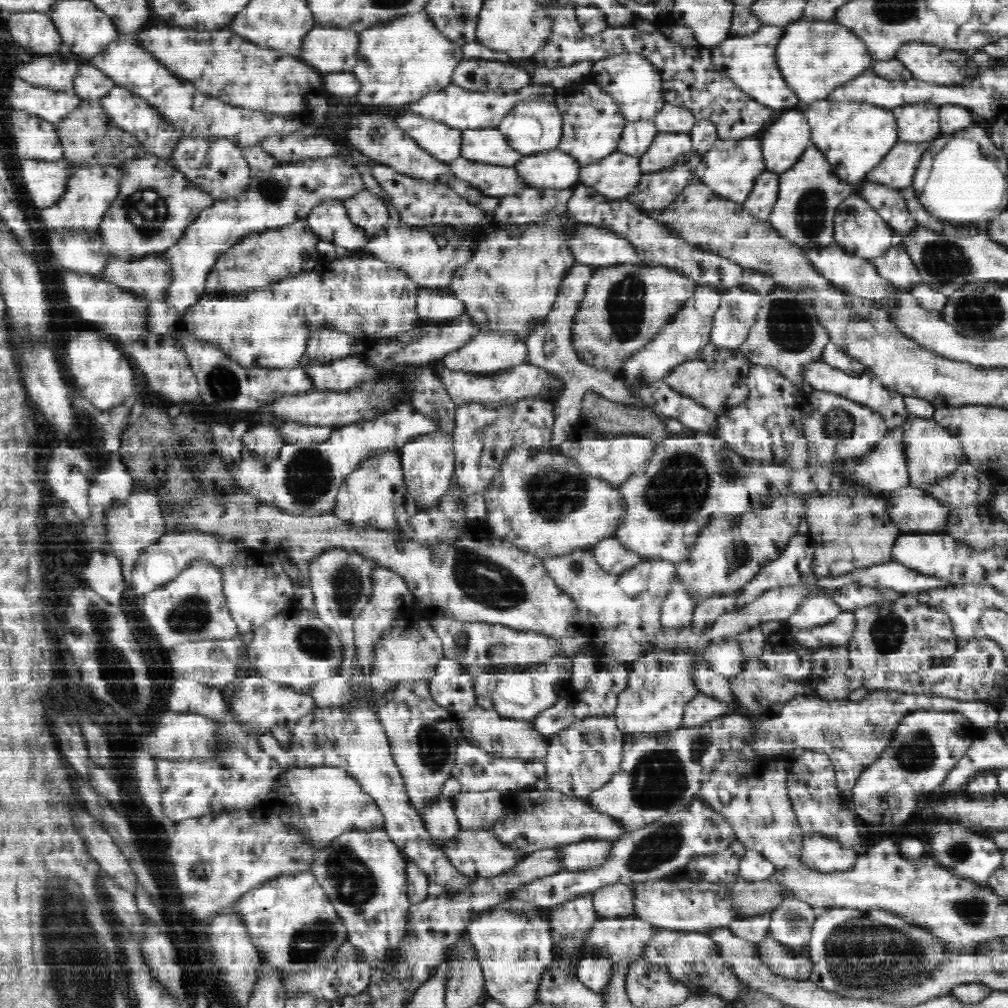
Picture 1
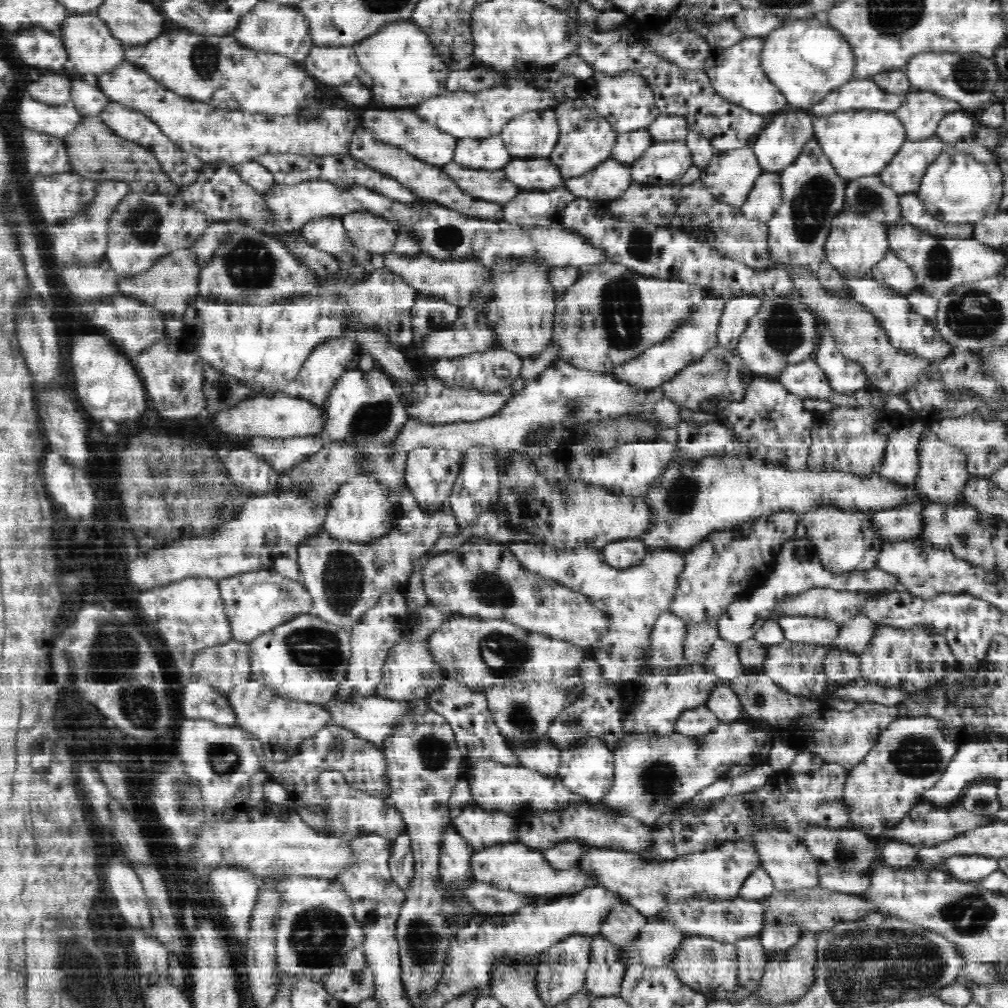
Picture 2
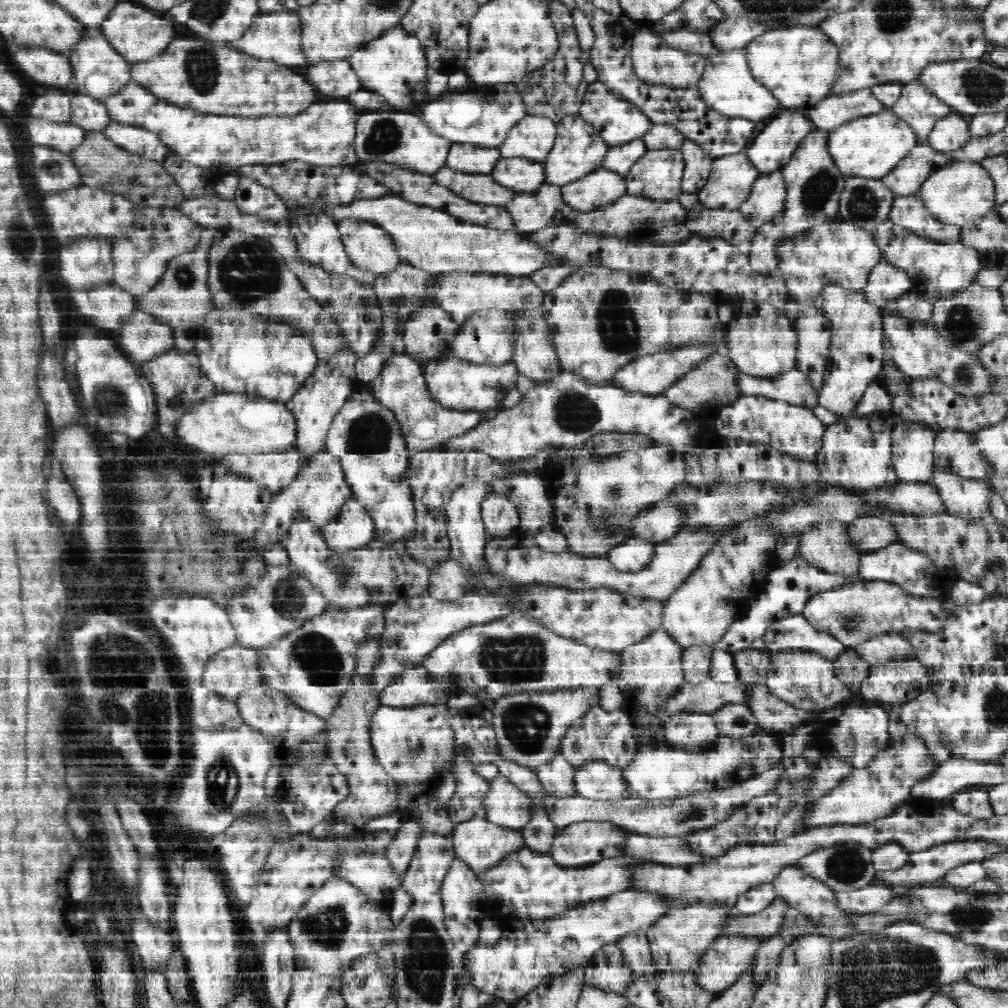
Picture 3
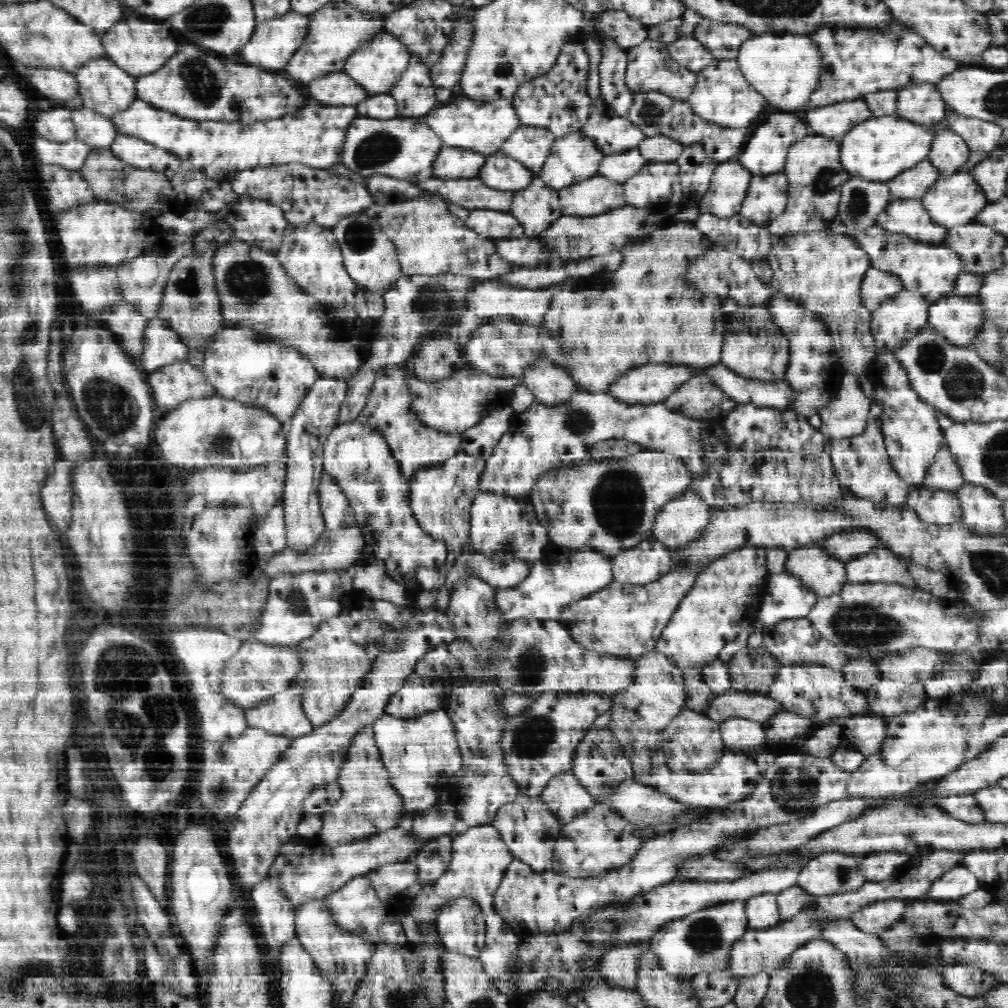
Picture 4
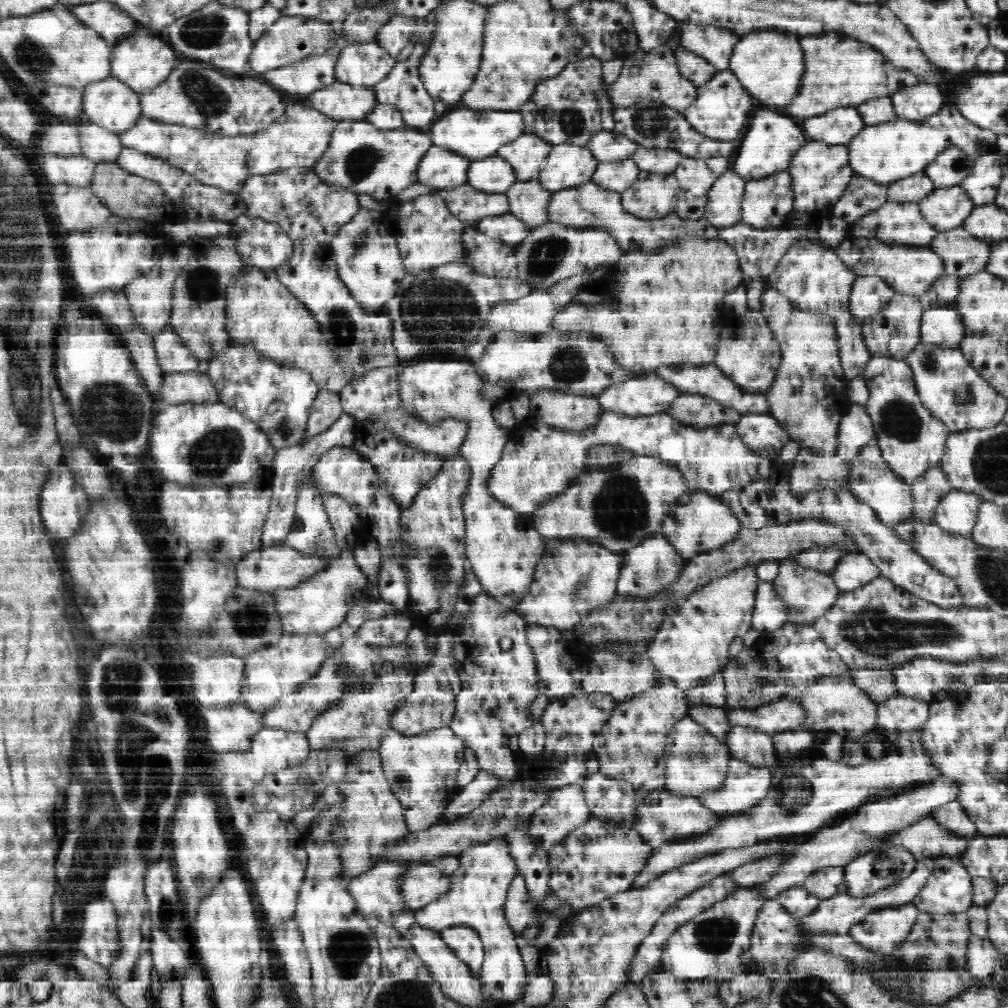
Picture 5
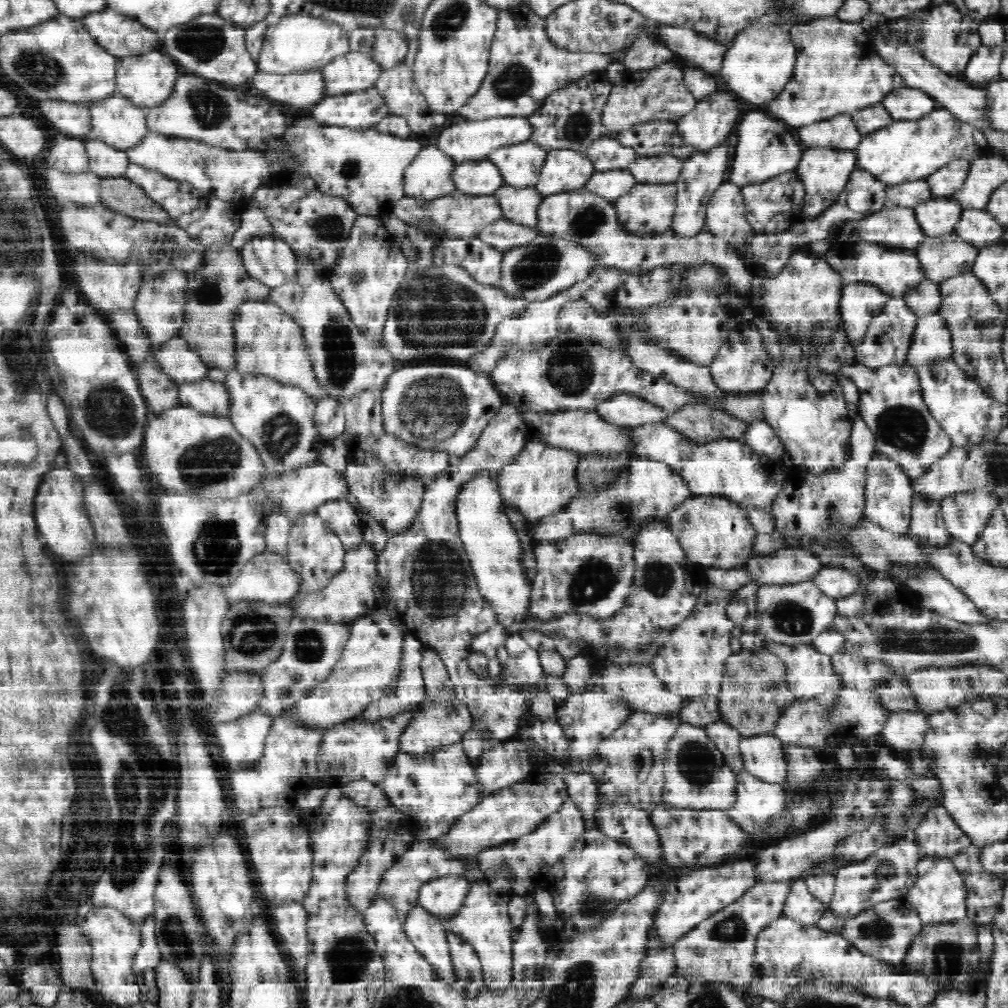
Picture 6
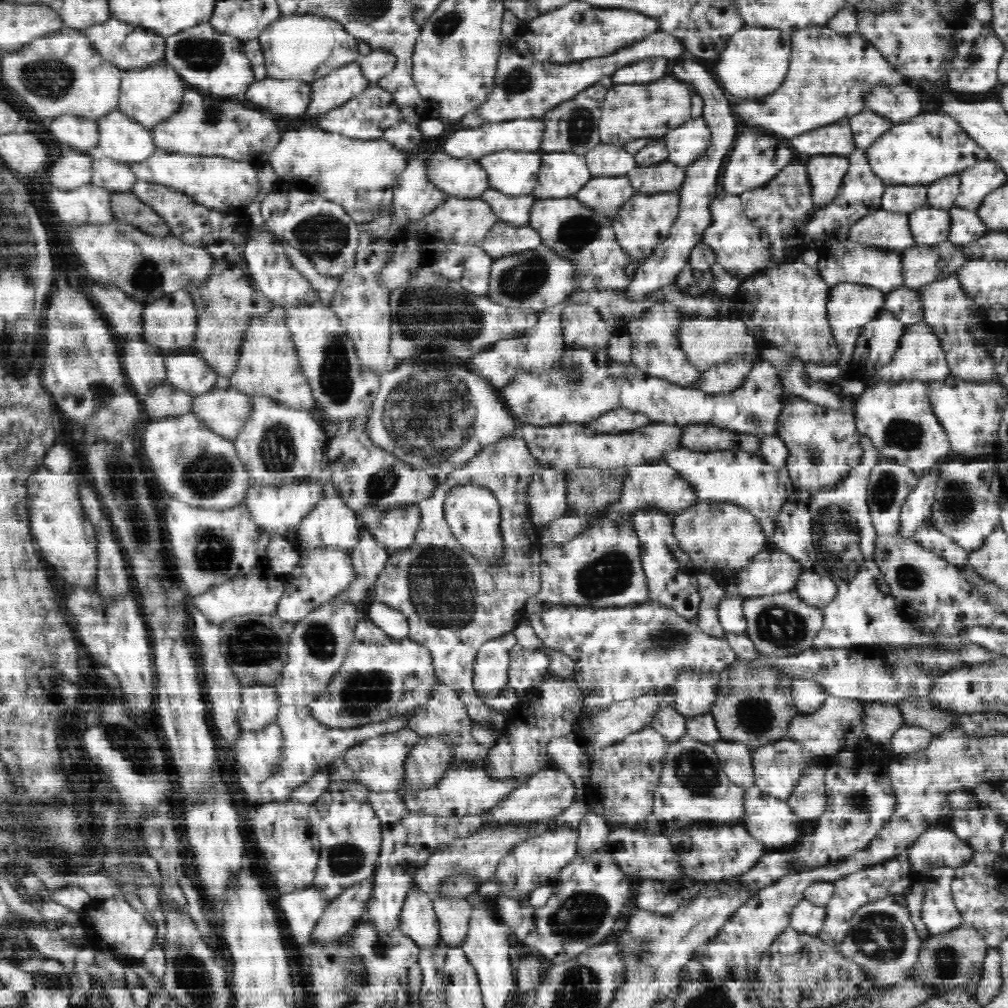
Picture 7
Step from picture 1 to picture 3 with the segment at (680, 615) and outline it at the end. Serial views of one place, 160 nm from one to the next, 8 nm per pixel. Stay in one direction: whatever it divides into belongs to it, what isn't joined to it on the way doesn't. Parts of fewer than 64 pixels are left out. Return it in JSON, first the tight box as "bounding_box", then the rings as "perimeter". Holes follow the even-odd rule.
{"bounding_box":[614,626,685,726],"perimeter":[[[660,626],[648,638],[644,638],[638,644],[632,644],[626,650],[622,650],[620,655],[622,659],[620,675],[614,681],[623,694],[624,704],[622,704],[620,710],[626,712],[626,702],[630,702],[632,704],[630,710],[638,708],[636,710],[638,714],[630,712],[630,715],[634,718],[631,723],[637,726],[651,723],[651,716],[655,714],[656,708],[666,698],[670,698],[685,682],[682,664],[683,649],[677,642],[674,642],[670,635],[666,634],[664,627]]]}

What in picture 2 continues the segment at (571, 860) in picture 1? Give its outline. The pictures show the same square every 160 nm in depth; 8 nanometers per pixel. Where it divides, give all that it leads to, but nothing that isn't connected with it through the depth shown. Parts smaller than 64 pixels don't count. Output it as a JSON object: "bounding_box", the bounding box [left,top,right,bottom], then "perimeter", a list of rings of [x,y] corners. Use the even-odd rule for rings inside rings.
{"bounding_box":[578,836,762,919],"perimeter":[[[746,836],[735,842],[724,843],[717,849],[686,855],[670,862],[644,862],[637,853],[614,850],[602,847],[590,847],[585,856],[582,856],[578,869],[586,870],[598,885],[618,893],[636,910],[641,911],[648,919],[656,918],[668,904],[686,900],[686,898],[707,898],[712,900],[732,900],[739,894],[742,884],[757,870],[762,868],[755,843],[751,836]]]}

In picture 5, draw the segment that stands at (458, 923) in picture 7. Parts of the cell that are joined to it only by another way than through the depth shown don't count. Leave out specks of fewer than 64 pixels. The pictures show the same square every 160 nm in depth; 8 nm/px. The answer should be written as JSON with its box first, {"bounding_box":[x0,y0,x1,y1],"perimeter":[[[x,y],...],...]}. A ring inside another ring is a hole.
{"bounding_box":[398,863,449,910],"perimeter":[[[430,863],[411,867],[411,870],[398,880],[398,890],[406,904],[413,910],[418,910],[446,894],[448,886],[449,876],[440,873],[439,869]]]}

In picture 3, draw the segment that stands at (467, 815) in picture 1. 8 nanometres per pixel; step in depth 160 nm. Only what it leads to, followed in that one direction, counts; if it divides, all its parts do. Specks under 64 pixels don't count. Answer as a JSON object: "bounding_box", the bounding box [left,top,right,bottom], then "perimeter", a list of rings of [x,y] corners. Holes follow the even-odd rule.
{"bounding_box":[453,814,525,880],"perimeter":[[[482,814],[468,819],[467,822],[459,823],[454,828],[453,849],[455,858],[462,861],[462,863],[466,863],[479,880],[481,875],[500,863],[507,855],[511,854],[510,852],[520,850],[524,846],[525,840],[522,839],[520,830],[488,822]]]}

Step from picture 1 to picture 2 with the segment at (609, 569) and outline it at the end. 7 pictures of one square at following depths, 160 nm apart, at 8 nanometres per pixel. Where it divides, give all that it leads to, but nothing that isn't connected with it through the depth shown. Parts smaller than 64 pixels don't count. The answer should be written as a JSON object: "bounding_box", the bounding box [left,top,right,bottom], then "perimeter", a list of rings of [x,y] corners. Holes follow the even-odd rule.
{"bounding_box":[600,539,649,569],"perimeter":[[[622,539],[610,542],[600,550],[606,564],[617,569],[625,569],[640,564],[647,556],[649,548],[639,539]]]}

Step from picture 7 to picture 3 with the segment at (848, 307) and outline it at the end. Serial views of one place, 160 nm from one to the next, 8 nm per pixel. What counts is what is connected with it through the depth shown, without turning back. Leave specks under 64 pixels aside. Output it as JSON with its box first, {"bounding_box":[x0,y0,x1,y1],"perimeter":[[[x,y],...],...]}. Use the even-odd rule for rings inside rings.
{"bounding_box":[862,259,913,308],"perimeter":[[[883,259],[870,271],[867,284],[862,292],[865,294],[865,299],[874,306],[884,308],[890,301],[896,300],[903,294],[910,292],[913,288],[913,279],[908,272],[892,266]]]}

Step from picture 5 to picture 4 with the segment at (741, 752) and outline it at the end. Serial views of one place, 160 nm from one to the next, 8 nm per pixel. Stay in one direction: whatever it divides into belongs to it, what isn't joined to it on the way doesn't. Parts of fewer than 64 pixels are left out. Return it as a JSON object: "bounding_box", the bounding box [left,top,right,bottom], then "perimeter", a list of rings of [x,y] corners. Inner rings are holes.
{"bounding_box":[719,718,767,752],"perimeter":[[[728,718],[719,723],[723,743],[730,751],[754,752],[767,746],[764,727],[748,718]]]}

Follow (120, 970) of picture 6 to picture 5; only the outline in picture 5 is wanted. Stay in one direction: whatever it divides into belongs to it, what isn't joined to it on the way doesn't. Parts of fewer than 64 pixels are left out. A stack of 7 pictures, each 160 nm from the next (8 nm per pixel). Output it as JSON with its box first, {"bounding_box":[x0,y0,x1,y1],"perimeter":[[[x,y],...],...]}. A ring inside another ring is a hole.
{"bounding_box":[80,900,120,970],"perimeter":[[[94,900],[84,910],[80,950],[106,970],[120,954],[118,919],[111,900]]]}

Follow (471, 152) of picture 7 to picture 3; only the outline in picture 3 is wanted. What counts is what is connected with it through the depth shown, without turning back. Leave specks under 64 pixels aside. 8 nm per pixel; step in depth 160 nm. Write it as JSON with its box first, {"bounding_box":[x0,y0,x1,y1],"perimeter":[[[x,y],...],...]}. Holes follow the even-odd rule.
{"bounding_box":[421,83,526,148],"perimeter":[[[514,83],[496,84],[488,92],[478,92],[470,94],[468,92],[454,93],[450,98],[442,98],[436,102],[430,102],[424,106],[421,119],[436,133],[444,138],[451,140],[453,143],[469,143],[478,147],[497,148],[506,140],[508,131],[512,126],[516,126],[520,120],[524,119],[526,110],[524,98],[521,97],[520,90]]]}

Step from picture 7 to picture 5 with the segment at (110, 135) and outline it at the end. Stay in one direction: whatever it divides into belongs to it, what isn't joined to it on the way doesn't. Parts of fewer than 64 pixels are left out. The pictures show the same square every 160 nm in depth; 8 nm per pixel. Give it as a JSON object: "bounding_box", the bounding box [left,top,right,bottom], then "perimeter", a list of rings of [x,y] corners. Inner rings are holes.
{"bounding_box":[83,75,143,135],"perimeter":[[[113,75],[83,89],[83,112],[90,122],[117,135],[130,130],[143,116],[140,94]]]}

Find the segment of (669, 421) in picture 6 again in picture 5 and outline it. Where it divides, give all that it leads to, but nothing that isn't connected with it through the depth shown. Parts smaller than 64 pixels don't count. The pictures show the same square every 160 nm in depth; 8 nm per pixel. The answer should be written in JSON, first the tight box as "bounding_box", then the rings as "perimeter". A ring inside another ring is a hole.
{"bounding_box":[666,394,741,427],"perimeter":[[[680,394],[666,411],[678,422],[686,426],[717,427],[722,424],[735,425],[741,414],[729,406],[723,406],[717,400],[698,394]]]}

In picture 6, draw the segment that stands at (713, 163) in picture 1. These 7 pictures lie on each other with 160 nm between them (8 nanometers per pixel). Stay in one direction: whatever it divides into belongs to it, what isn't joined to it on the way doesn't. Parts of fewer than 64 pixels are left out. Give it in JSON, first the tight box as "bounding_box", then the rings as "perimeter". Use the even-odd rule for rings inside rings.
{"bounding_box":[705,181,756,248],"perimeter":[[[726,181],[707,199],[705,228],[725,238],[733,248],[742,248],[756,232],[746,218],[741,186]]]}

